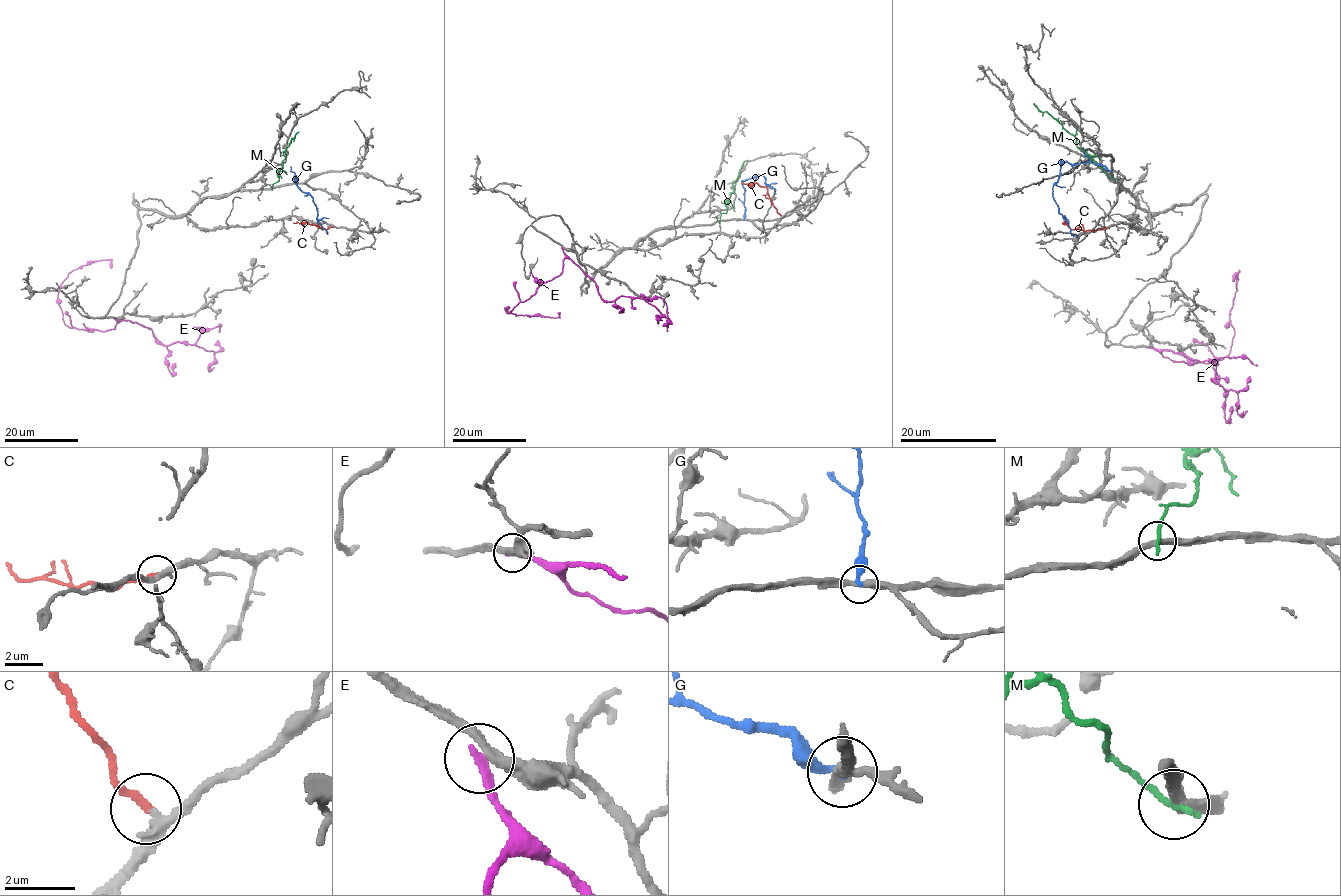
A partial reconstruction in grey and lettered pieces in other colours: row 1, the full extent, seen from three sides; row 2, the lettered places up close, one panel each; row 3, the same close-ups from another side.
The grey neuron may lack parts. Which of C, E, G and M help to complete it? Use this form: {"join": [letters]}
{"join": ["C"]}

